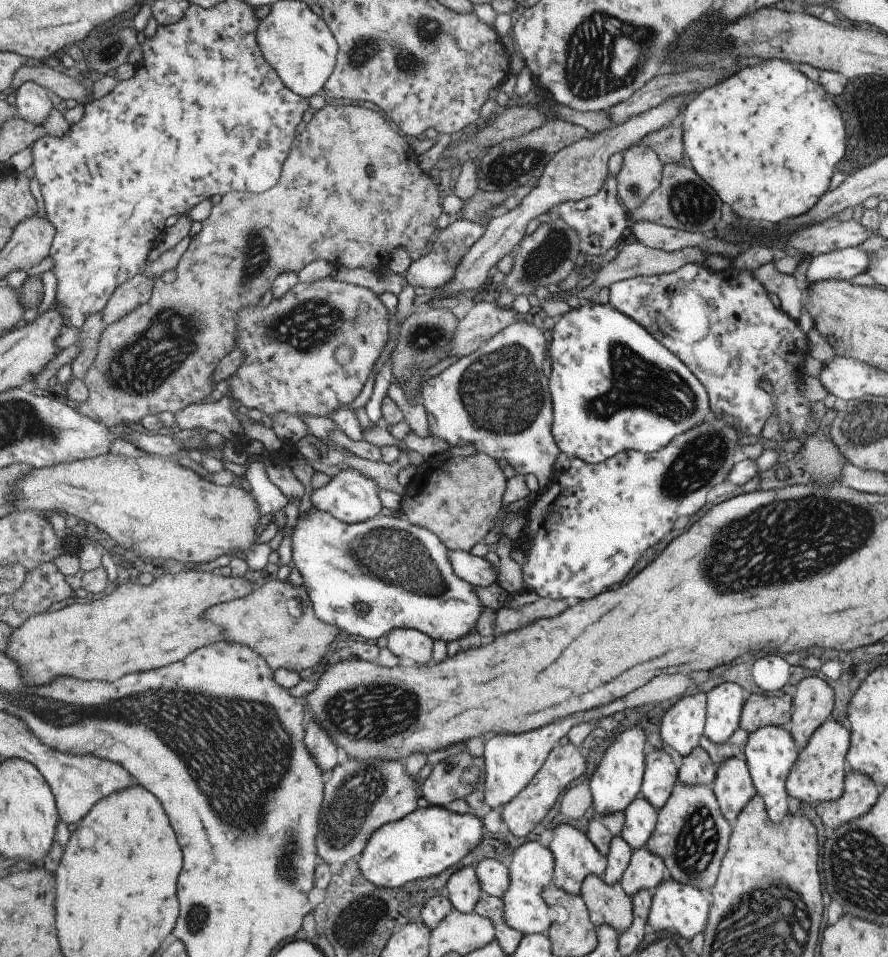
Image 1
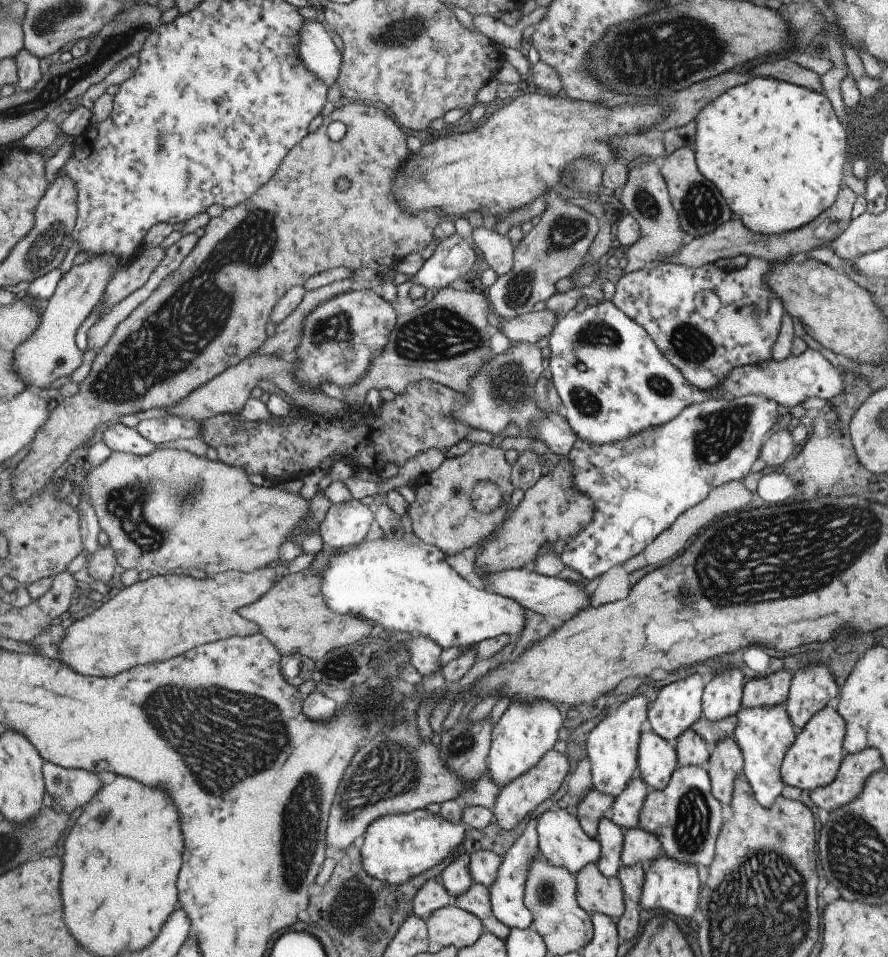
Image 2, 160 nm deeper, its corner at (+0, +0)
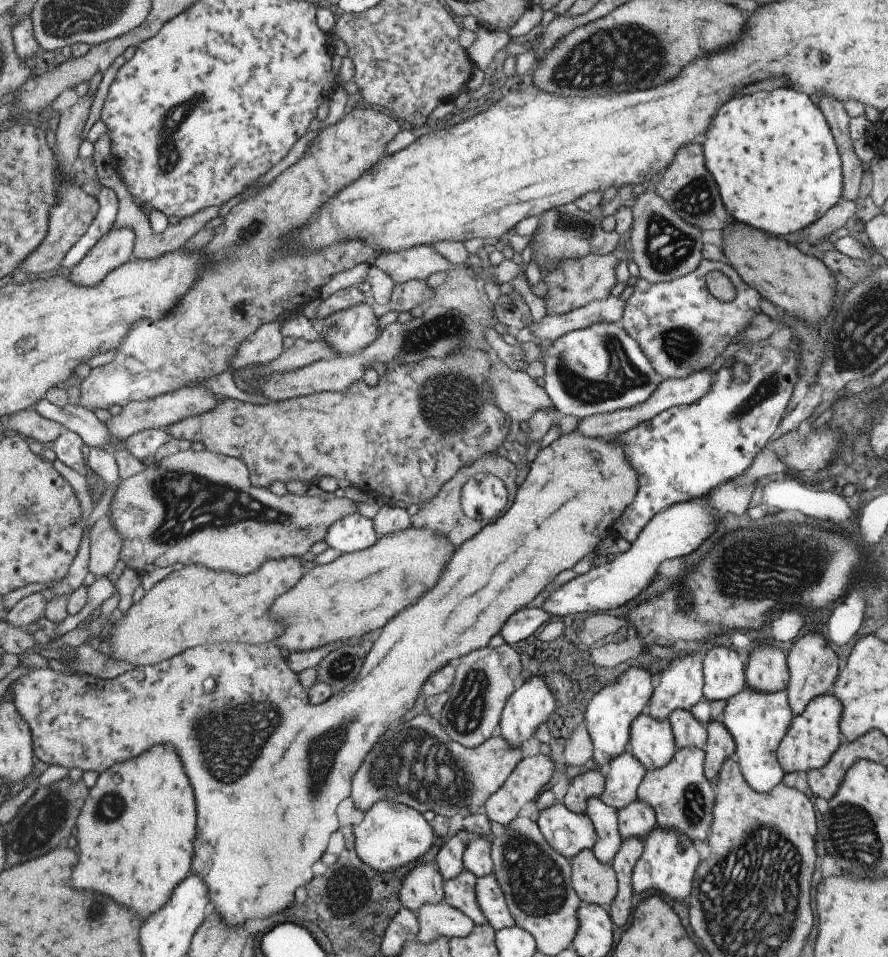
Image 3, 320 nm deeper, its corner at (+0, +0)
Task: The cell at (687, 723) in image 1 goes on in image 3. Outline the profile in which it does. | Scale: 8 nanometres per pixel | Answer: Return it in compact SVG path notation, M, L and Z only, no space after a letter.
M701 653L671 656L659 675L659 682L647 701L647 712L653 718L666 719L673 710L693 706L702 696Z

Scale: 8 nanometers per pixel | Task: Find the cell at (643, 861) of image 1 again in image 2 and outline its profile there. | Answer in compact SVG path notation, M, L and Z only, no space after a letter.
M638 822L637 825L623 830L622 833L621 865L639 863L644 868L657 855L662 854L657 837L639 827Z

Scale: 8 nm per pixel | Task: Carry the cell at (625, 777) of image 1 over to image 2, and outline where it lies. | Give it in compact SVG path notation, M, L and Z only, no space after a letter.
M635 694L629 699L620 702L617 708L611 708L603 718L590 728L586 736L586 755L590 762L590 773L592 788L597 792L612 796L615 798L622 790L627 781L637 773L636 754L639 735L641 734L641 722L646 719L646 708L649 705L643 694Z

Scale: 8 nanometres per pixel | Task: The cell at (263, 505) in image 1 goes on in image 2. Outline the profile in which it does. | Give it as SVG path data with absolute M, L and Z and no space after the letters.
M357 499L332 504L318 525L323 548L343 549L357 545L369 532L373 509Z

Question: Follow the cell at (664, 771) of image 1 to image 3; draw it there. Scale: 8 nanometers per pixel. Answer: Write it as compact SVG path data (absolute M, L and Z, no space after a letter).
M641 713L631 721L628 741L631 754L645 770L668 763L676 749L669 721L649 714Z

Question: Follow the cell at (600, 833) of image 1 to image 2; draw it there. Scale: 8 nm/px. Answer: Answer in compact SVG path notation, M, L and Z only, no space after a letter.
M591 786L578 800L576 818L587 836L595 838L597 821L608 816L613 799L612 796L597 792Z

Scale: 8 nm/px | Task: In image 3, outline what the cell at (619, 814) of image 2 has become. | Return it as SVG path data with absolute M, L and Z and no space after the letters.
M621 753L602 770L604 785L598 796L615 810L636 798L636 788L645 774L644 766L631 754Z

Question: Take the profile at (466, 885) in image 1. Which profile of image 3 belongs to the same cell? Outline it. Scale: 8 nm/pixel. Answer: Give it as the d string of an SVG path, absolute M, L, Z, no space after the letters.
M465 829L449 834L446 842L438 849L435 857L435 867L438 869L442 880L452 879L457 876L462 868L462 854L467 842L474 836Z

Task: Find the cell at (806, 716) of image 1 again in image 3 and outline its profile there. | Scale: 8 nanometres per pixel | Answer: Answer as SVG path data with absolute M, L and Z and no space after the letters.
M807 632L805 636L793 642L786 655L786 663L789 673L785 688L786 701L794 715L800 713L814 696L831 693L832 684L839 670L837 657L829 645L825 644L825 639L819 632Z

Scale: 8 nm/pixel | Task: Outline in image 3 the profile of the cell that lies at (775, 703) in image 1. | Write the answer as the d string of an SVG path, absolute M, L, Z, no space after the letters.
M766 644L765 646L757 645L748 654L747 666L744 666L745 686L764 693L785 689L789 676L787 667L786 656L783 655L780 649L774 646L767 646Z

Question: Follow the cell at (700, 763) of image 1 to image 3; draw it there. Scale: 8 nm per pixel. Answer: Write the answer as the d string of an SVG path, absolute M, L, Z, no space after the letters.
M673 710L666 719L669 721L677 749L695 747L703 750L706 728L688 710Z

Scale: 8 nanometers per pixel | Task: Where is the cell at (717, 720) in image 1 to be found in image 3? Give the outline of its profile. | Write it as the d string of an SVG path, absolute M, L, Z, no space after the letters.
M712 647L702 659L702 696L710 701L727 700L745 684L744 666L734 650Z

